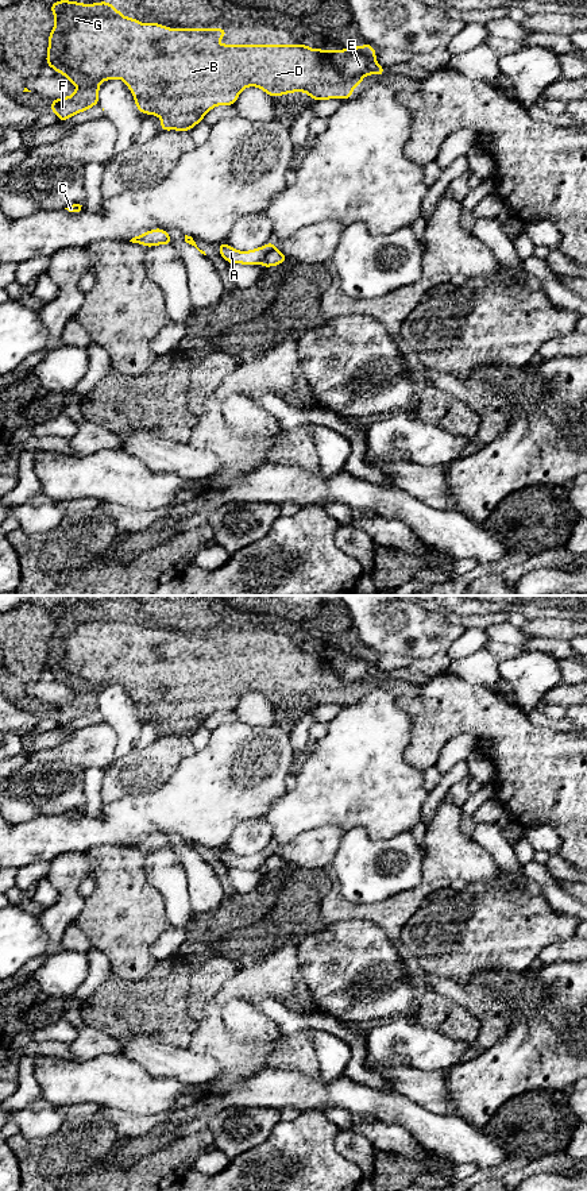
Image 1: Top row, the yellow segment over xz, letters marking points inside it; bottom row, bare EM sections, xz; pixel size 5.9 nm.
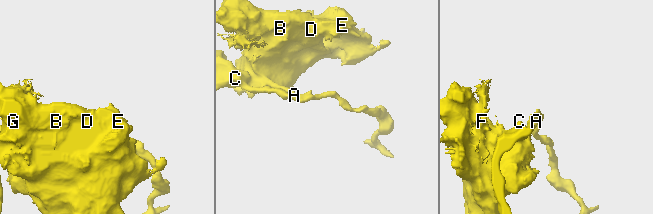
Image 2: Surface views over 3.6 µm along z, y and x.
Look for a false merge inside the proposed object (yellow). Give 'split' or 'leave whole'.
split

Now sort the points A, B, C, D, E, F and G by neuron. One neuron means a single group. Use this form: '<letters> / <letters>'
A B D E F G / C

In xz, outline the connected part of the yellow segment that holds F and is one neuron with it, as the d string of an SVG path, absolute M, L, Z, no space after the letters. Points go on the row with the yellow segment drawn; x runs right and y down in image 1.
M58 0L49 7L55 16L55 24L49 35L45 63L78 86L73 95L50 103L51 112L59 122L66 122L70 116L99 105L100 84L112 78L127 84L140 113L157 115L162 119L161 131L190 131L212 108L233 105L247 86L260 88L273 97L305 92L313 101L347 100L352 97L354 86L362 85L363 77L385 76L385 68L375 59L378 50L370 43L345 50L312 50L309 45L216 45L215 41L223 39L228 28L167 28L159 23L139 23L135 18L125 18L109 1L84 4Z

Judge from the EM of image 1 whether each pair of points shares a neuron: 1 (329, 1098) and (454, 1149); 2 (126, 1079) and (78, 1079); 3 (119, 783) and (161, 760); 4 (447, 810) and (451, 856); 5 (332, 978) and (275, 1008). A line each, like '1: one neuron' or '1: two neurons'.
1: one neuron
2: one neuron
3: one neuron
4: one neuron
5: two neurons

